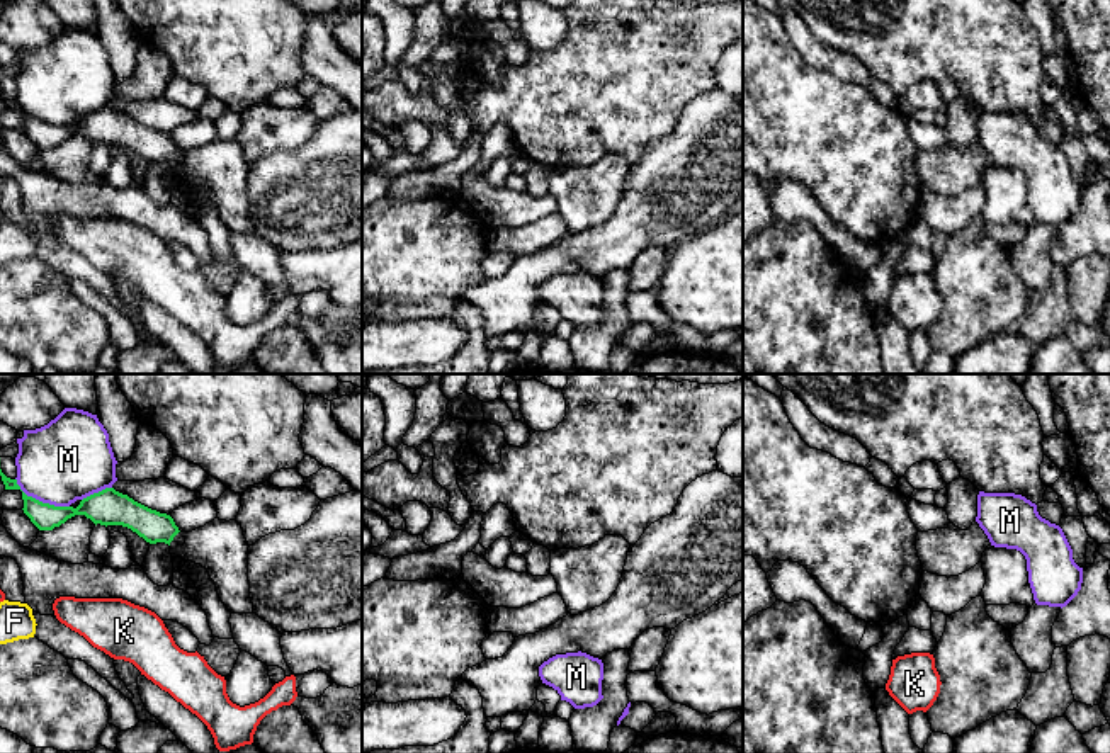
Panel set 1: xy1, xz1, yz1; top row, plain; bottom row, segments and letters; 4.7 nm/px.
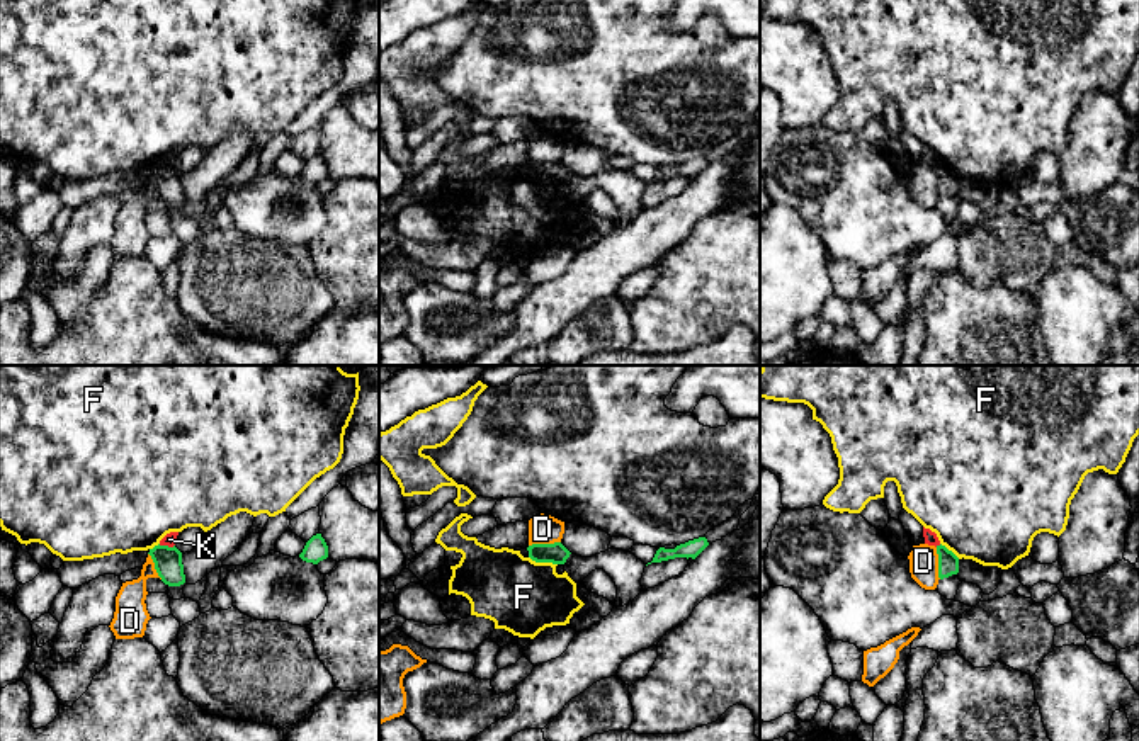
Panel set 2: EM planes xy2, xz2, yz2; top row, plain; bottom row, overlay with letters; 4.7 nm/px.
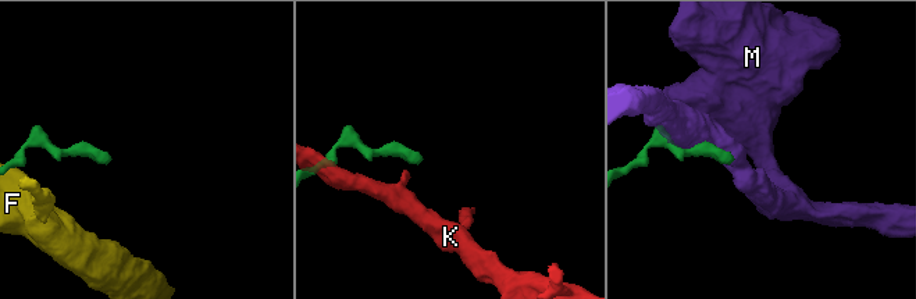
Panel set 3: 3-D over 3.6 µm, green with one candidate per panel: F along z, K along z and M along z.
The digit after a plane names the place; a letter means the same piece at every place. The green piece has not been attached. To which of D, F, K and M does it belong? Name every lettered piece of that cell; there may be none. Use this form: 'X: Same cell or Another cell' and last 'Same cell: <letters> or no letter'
D: Another cell
F: Another cell
K: Another cell
M: Another cell
Same cell: no letter

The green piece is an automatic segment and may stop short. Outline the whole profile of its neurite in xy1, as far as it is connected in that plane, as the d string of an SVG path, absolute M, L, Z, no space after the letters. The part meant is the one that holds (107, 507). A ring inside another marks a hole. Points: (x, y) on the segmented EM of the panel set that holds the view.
M105 488L99 493L93 493L80 501L76 508L73 507L54 507L42 503L32 496L27 496L22 491L24 513L39 530L53 530L59 527L68 518L75 515L85 515L95 525L122 525L136 532L150 544L165 542L170 546L172 558L182 558L192 561L207 569L211 580L216 585L216 592L221 602L228 607L231 614L253 614L253 603L250 598L250 581L248 581L248 542L243 535L243 529L236 520L219 520L199 527L192 532L180 532L173 518L167 513L151 510L127 495L116 491L114 488Z

